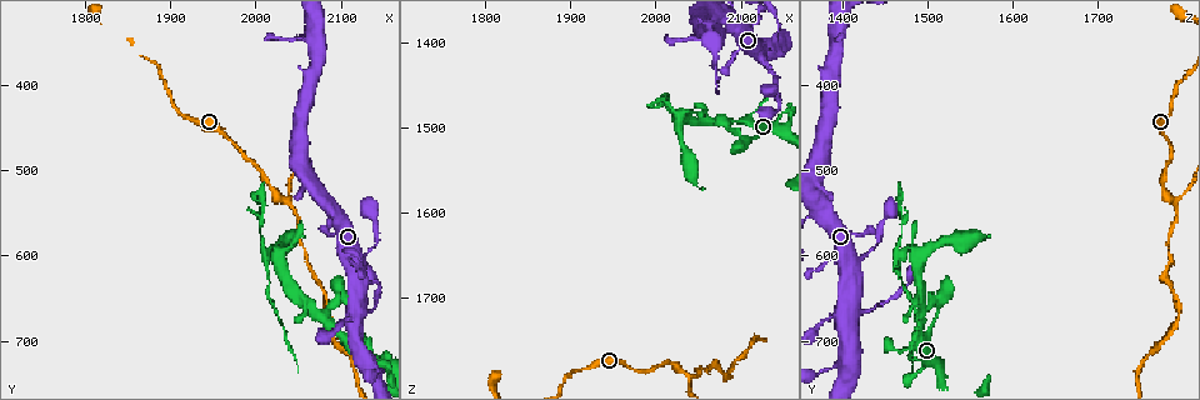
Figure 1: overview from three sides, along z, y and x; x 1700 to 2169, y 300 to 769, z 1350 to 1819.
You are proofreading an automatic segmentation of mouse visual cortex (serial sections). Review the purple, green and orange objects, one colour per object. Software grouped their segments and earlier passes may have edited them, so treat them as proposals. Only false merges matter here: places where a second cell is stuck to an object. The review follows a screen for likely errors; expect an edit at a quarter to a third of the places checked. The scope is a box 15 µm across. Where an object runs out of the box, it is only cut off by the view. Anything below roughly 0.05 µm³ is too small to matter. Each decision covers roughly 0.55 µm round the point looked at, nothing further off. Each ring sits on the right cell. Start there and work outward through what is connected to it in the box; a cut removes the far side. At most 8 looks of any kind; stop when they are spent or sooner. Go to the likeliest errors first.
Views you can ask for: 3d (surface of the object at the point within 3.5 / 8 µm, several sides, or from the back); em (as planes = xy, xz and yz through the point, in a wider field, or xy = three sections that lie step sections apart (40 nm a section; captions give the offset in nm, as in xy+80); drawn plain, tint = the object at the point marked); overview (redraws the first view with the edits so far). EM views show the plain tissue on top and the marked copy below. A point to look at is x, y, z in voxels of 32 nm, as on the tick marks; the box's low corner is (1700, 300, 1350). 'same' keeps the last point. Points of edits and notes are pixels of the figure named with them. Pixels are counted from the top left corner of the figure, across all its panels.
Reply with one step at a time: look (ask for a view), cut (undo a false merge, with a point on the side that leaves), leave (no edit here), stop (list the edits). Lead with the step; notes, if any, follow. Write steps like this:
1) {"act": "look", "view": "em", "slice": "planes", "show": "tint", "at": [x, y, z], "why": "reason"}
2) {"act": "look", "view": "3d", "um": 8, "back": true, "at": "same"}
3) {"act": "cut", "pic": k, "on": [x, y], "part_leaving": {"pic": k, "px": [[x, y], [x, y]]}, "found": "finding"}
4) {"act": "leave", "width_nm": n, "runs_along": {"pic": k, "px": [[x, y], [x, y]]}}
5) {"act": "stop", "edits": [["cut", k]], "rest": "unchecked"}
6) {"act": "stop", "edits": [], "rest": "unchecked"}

{"act": "look", "view": "3d", "um": 8, "at": [2035, 535, 1785], "why": "arms part here"}

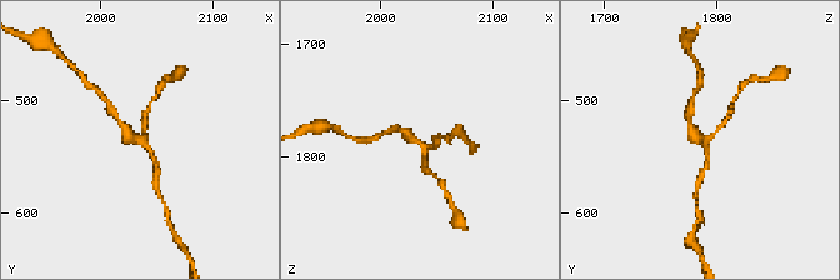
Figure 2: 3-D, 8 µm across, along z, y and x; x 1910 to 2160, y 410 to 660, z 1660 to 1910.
{"act": "look", "view": "em", "slice": "xy", "step": 3, "show": "tint", "at": [2034, 534, 1788], "arms": 3, "arm_widths_nm": [150, 150, 150], "why": "need the tissue"}

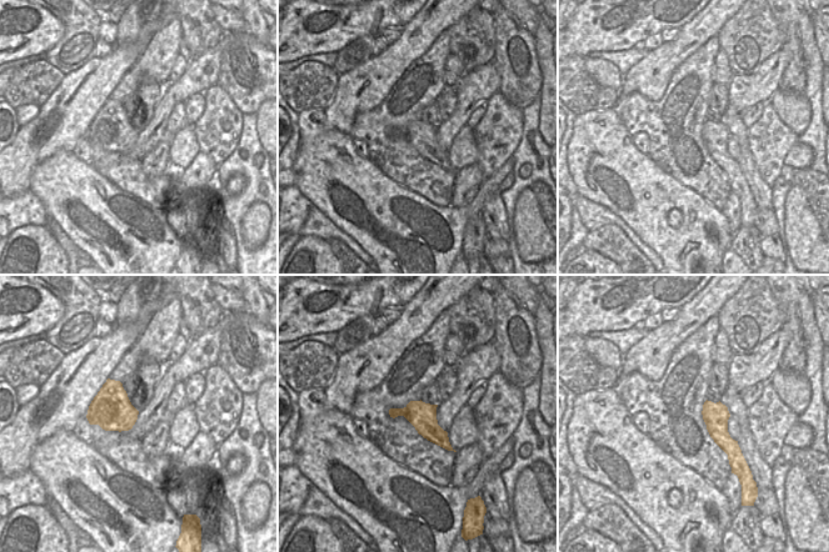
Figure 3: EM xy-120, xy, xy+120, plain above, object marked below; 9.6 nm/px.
{"act": "leave", "runs_along": {"pic": 2, "px": [[116, 118], [128, 136], [150, 149], [156, 168]]}, "found": "continuous, no second cell"}

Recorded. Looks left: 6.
{"act": "look", "view": "em", "slice": "xy", "step": 5, "show": "tint", "at": [2010, 600, 1470], "why": "sharp bend"}

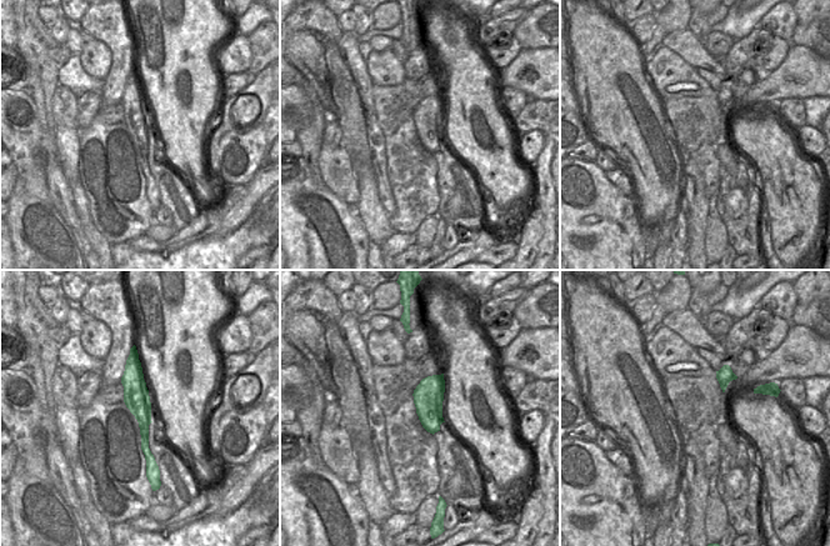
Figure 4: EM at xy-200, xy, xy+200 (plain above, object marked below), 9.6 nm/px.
{"act": "look", "view": "3d", "um": 3.5, "at": "same"}

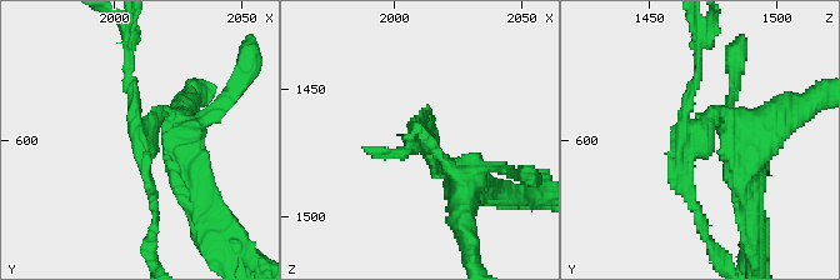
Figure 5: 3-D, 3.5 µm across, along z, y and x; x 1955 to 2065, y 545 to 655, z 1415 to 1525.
{"act": "cut", "pic": 5, "on": [131, 80], "width_nm": 280, "border": {"pic": 4, "px": [[720, 369], [724, 377], [729, 381]]}, "found": "a second cell is stuck on"}

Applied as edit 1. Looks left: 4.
{"act": "look", "view": "overview", "why": "see it whole again"}

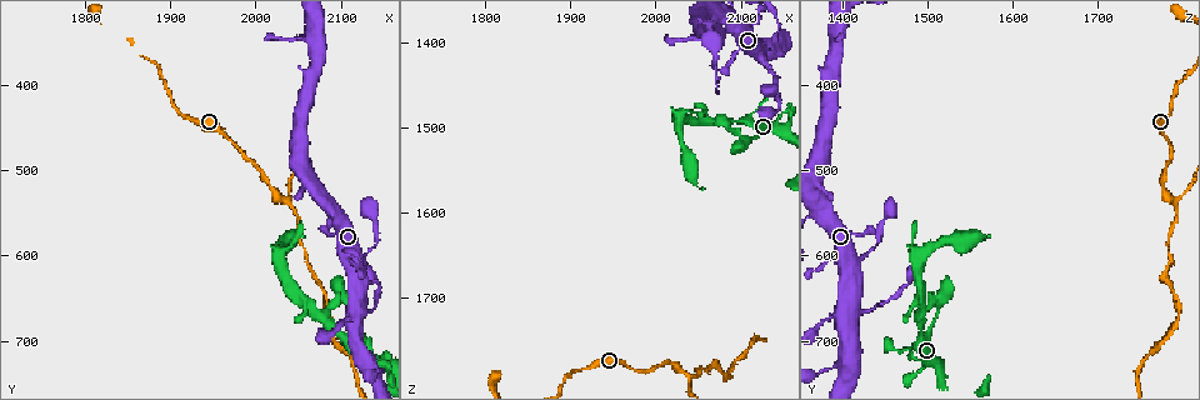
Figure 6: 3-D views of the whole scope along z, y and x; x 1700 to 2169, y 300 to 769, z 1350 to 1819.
{"act": "look", "view": "em", "slice": "xy", "step": 2, "show": "tint", "at": [2140, 655, 1445], "why": "a narrow waist"}

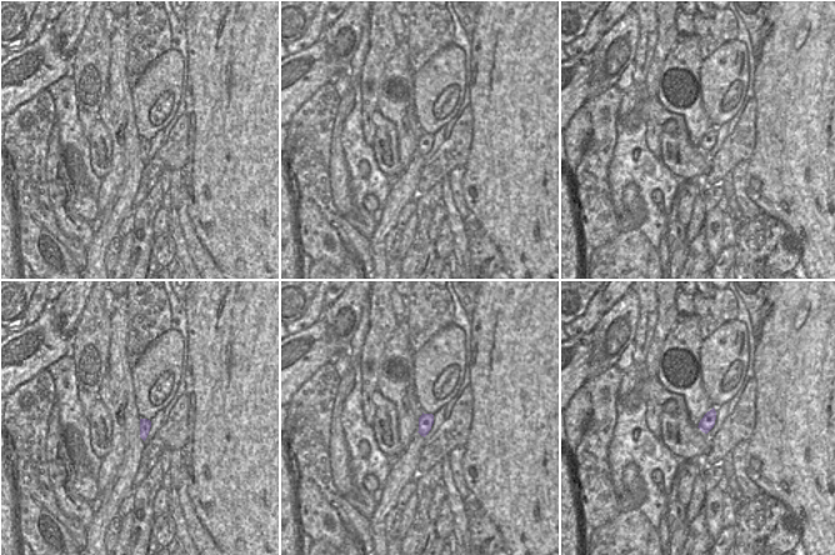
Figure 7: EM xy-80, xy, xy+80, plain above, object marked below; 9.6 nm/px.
{"act": "look", "view": "3d", "um": 3.5, "at": "same"}

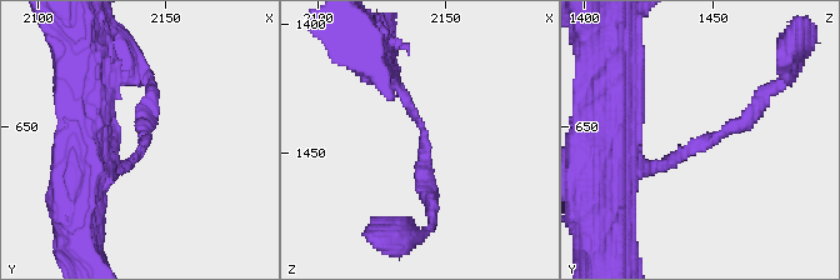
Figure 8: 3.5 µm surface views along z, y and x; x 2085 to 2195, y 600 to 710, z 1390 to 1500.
{"act": "leave", "arm_widths_nm": [200, 200], "runs_along": {"pic": 8, "px": [[630, 165], [663, 165], [759, 104]]}, "found": "continuous, no second cell"}

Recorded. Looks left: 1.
{"act": "stop", "edits": [["cut", 5]], "rest": "unchecked"}

